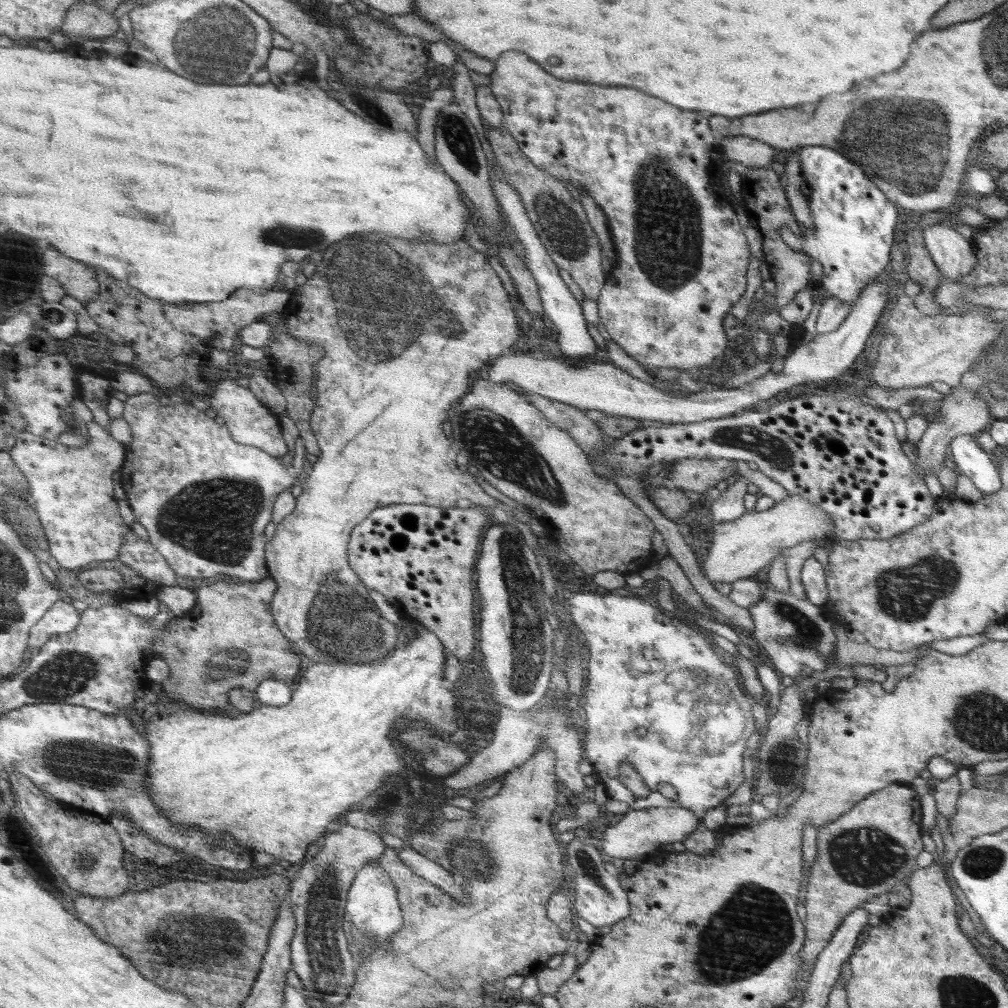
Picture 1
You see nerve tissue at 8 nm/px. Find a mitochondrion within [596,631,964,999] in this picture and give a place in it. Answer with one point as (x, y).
(753, 929)

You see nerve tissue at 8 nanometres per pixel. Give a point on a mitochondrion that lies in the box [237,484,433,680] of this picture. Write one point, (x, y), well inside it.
(341, 623)

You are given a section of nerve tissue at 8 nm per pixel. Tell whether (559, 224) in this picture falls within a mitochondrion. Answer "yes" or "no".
yes

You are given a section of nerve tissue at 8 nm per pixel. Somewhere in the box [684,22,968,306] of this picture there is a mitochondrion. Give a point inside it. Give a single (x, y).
(902, 139)

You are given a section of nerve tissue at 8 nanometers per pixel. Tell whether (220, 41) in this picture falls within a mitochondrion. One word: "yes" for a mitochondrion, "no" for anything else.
yes

